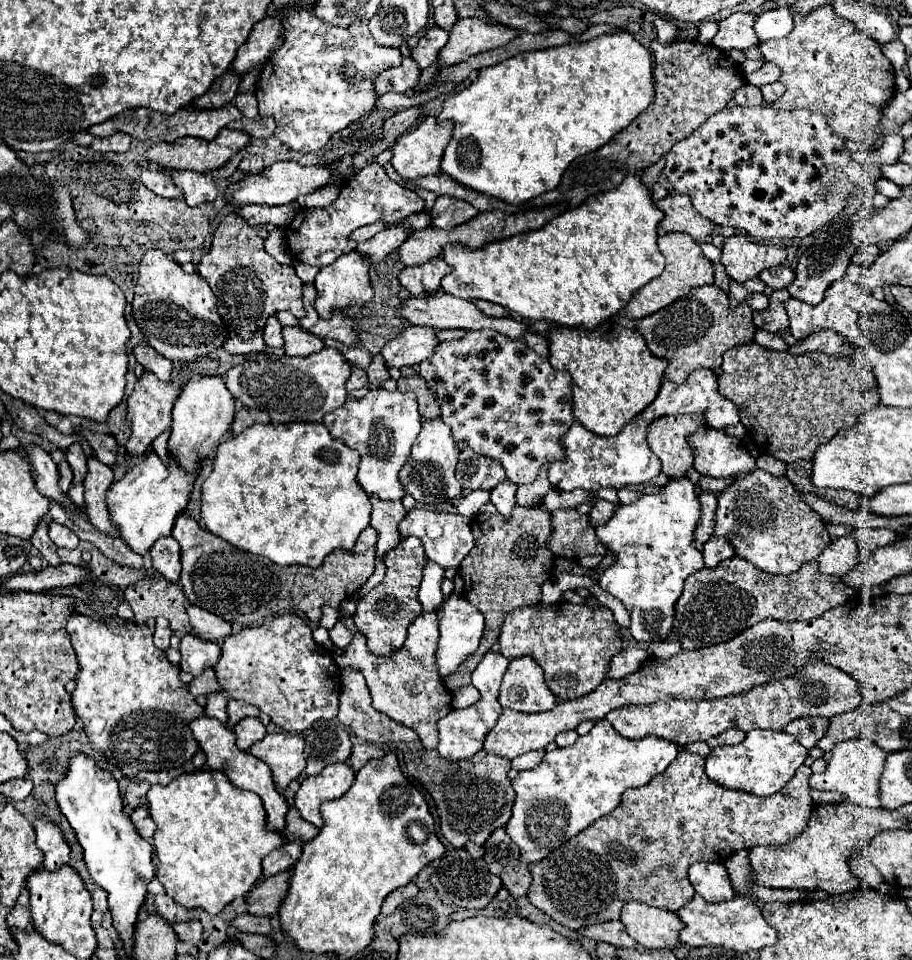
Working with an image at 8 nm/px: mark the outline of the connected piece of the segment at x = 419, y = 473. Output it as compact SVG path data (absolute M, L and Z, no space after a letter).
M441 417L431 419L429 423L423 421L421 433L413 443L411 457L401 469L401 485L405 487L405 493L409 493L419 505L439 505L447 499L455 499L461 495L461 485L455 479L455 465L457 465L457 443L451 439L449 427L441 423Z

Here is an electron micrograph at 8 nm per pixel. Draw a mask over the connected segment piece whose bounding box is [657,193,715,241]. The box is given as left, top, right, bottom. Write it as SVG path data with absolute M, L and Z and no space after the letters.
M669 193L665 199L657 201L657 207L665 213L659 231L683 231L695 241L705 241L715 231L715 225L695 211L689 195Z

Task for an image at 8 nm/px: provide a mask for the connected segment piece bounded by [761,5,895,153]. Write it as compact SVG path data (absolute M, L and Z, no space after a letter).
M831 5L817 7L809 13L795 13L795 29L783 39L771 39L761 43L763 57L781 69L779 83L785 85L783 97L779 97L775 109L809 109L813 113L823 113L833 133L845 142L846 151L872 152L881 135L881 107L895 95L895 71L891 61L883 55L881 47L857 31L853 23L841 19Z

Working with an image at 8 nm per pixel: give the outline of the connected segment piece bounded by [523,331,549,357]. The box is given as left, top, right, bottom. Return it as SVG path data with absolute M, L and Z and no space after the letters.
M529 331L529 335L525 335L523 341L525 341L533 351L537 351L539 355L543 355L543 357L549 355L549 341L547 341L543 335L537 335L537 333L531 333L531 331Z

